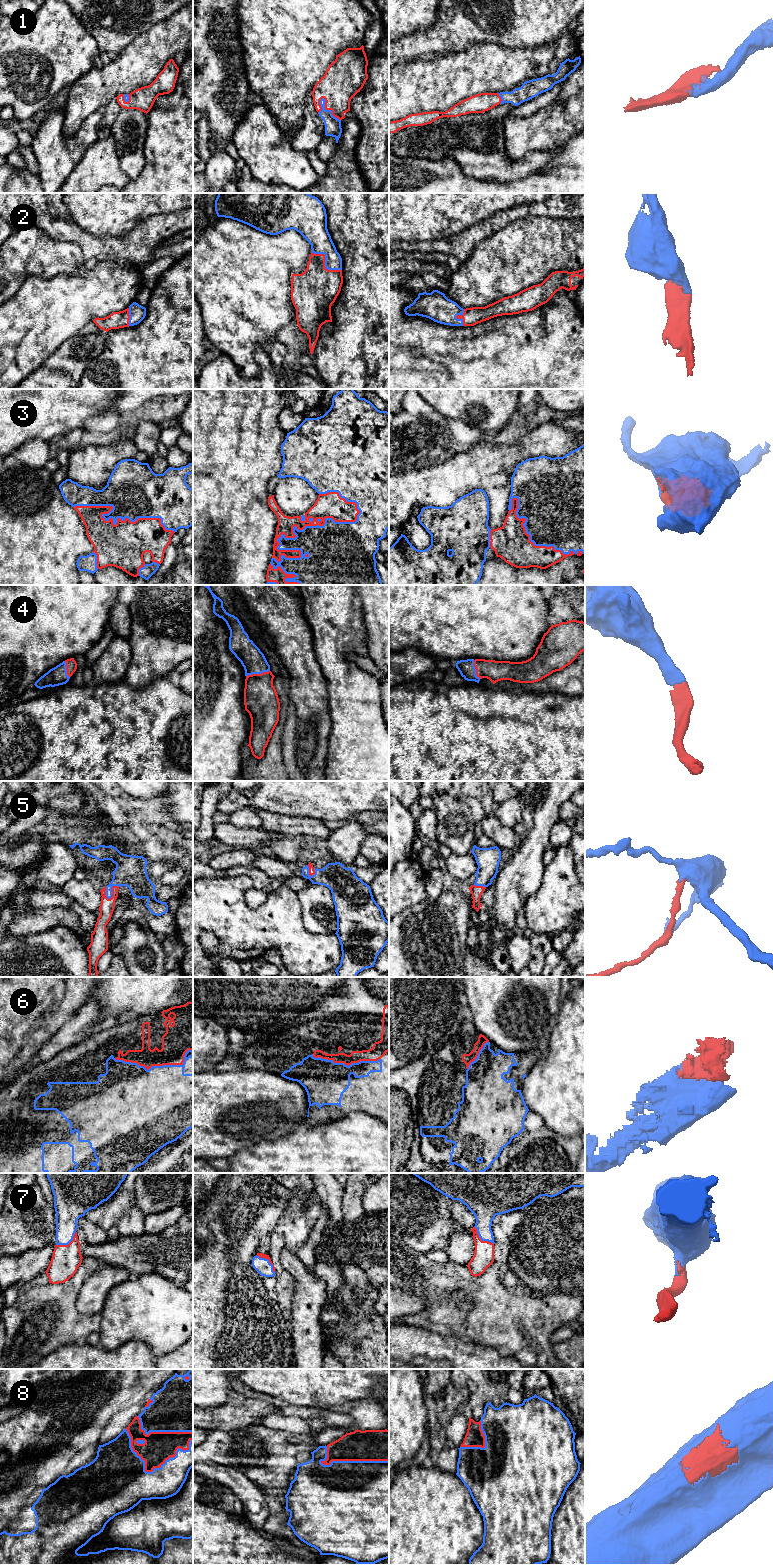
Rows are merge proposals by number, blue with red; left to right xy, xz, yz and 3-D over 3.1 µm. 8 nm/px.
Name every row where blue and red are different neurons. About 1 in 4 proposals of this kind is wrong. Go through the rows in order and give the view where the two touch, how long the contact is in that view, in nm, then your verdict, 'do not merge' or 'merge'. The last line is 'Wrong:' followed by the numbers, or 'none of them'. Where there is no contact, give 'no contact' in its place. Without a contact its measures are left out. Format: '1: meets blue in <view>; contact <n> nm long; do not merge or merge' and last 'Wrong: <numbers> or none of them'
1: meets blue in xz; contact 240 nm long; merge
2: meets blue in xz; contact 280 nm long; merge
3: meets blue in xz; contact 800 nm long; merge
4: meets blue in xz; contact 200 nm long; merge
5: meets blue in xy; contact 140 nm long; merge
6: meets blue in xy; contact 650 nm long; do not merge
7: meets blue in xy; contact 220 nm long; merge
8: meets blue in xy; contact 550 nm long; merge
Wrong: 6

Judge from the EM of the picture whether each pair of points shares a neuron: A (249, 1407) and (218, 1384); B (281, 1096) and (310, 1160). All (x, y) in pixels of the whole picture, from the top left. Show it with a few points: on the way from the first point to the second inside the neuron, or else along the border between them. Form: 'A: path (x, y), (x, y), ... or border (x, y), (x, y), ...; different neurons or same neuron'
A: border (230, 1398), (226, 1403), (207, 1407); different neurons
B: border (306, 1126), (275, 1139); different neurons

